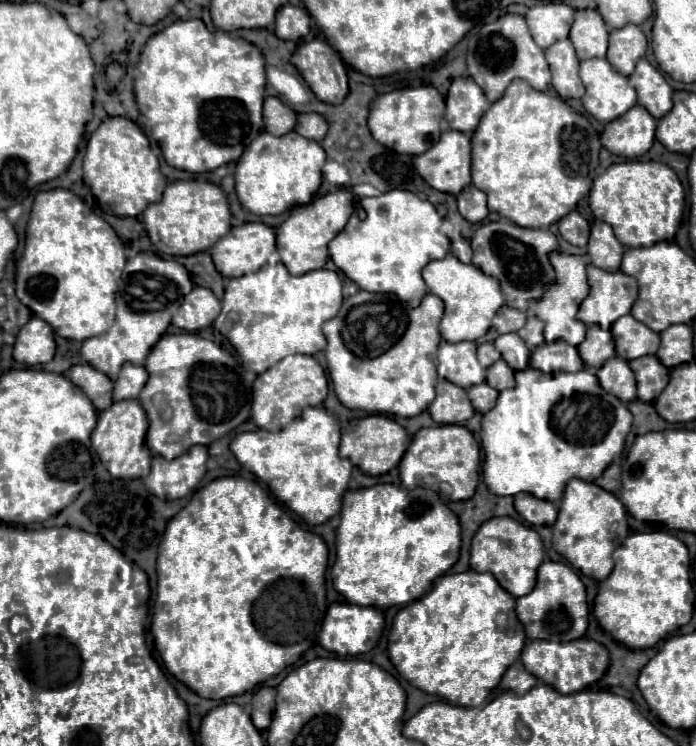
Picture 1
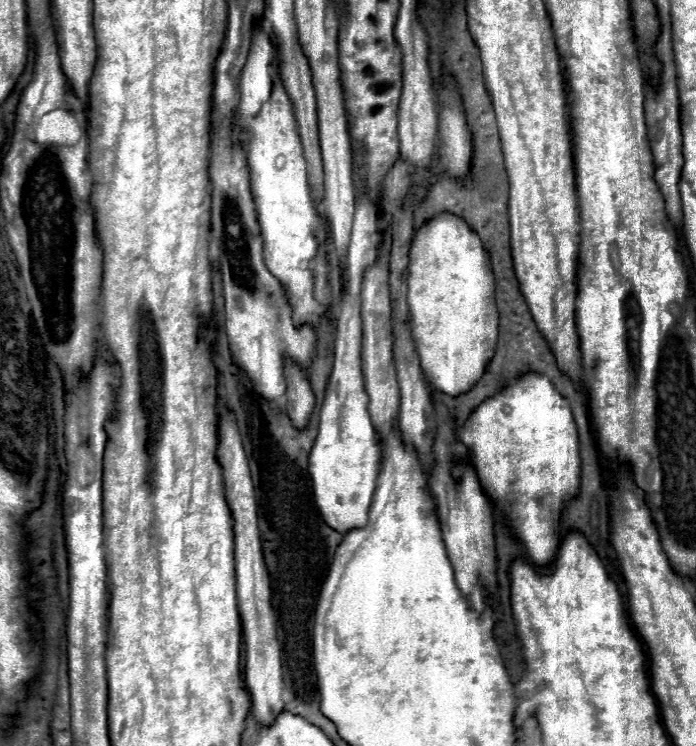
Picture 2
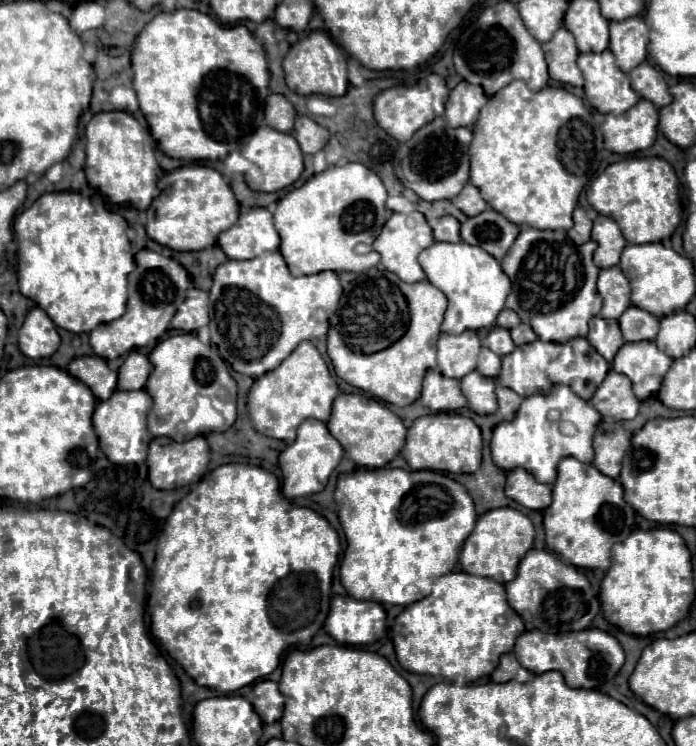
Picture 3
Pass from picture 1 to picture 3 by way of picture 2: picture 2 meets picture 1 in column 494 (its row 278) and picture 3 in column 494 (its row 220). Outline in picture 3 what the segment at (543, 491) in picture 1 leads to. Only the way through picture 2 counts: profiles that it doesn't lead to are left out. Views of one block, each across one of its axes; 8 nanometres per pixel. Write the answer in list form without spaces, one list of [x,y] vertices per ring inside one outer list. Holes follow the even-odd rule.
[[[554,384],[546,394],[526,396],[514,420],[496,424],[490,442],[492,460],[504,472],[524,468],[538,482],[552,484],[556,480],[556,466],[562,458],[572,456],[580,462],[594,460],[592,438],[600,420],[600,412],[590,402],[576,396],[570,386]],[[550,410],[560,410],[560,422],[550,422]]]

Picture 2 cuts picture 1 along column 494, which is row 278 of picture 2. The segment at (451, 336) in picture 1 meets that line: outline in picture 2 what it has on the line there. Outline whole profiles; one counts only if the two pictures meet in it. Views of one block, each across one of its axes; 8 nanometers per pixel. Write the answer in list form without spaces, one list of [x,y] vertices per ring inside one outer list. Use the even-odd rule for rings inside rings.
[[[282,80],[274,82],[272,96],[262,106],[260,116],[254,120],[252,132],[254,136],[248,144],[246,158],[250,168],[250,188],[264,238],[266,266],[288,288],[290,304],[294,308],[294,324],[316,326],[318,302],[314,300],[314,274],[308,270],[308,262],[318,254],[318,238],[314,232],[324,228],[324,220],[312,206],[298,124]]]

